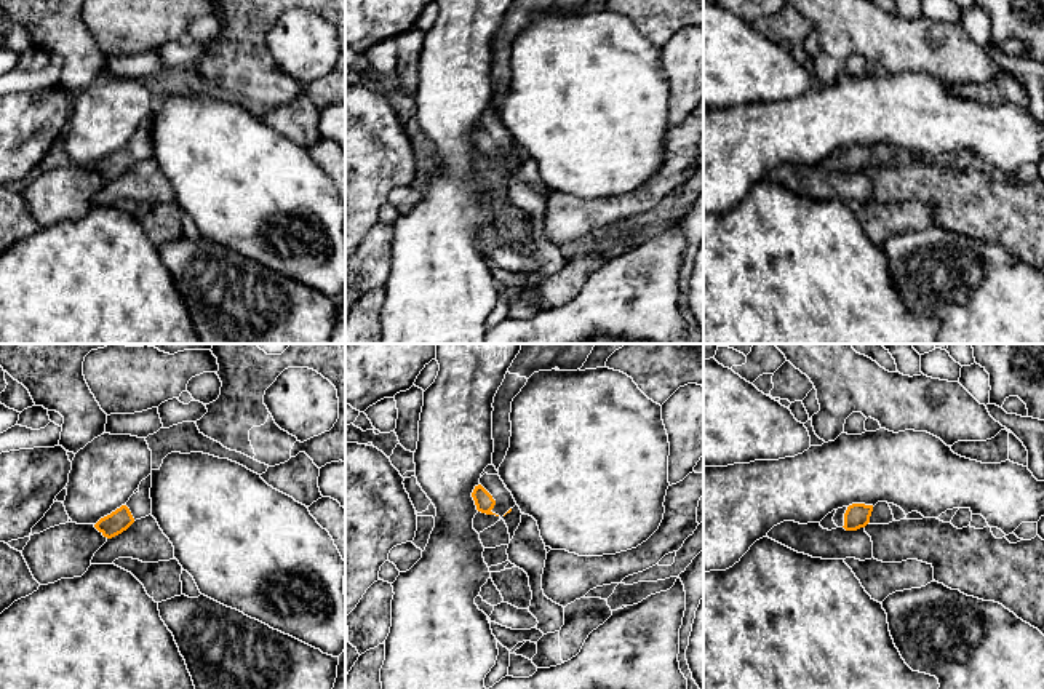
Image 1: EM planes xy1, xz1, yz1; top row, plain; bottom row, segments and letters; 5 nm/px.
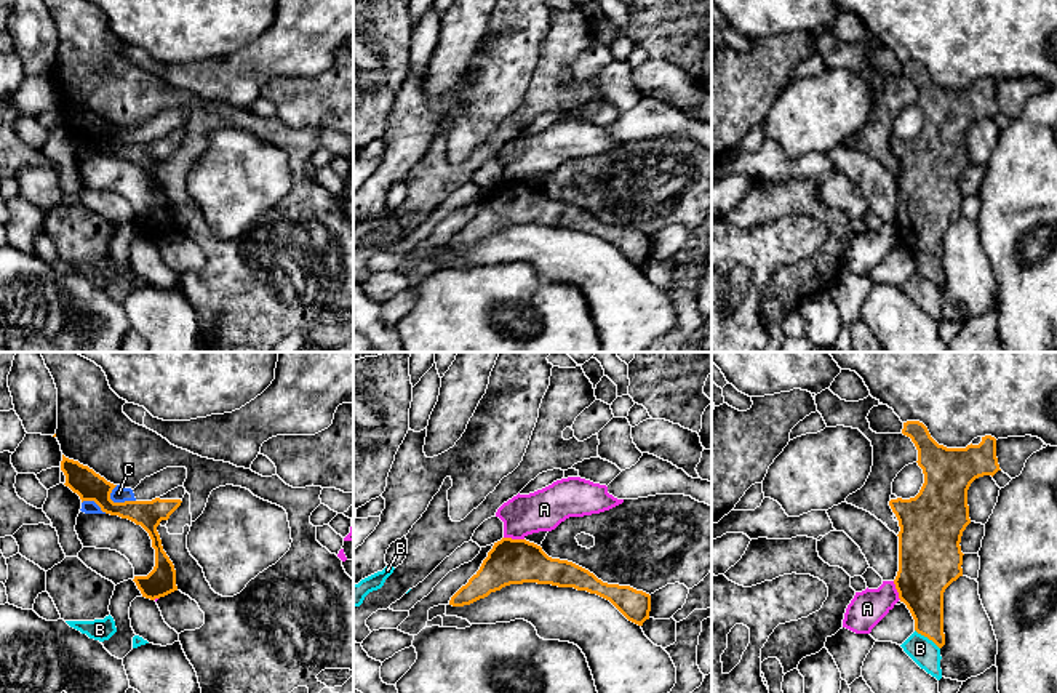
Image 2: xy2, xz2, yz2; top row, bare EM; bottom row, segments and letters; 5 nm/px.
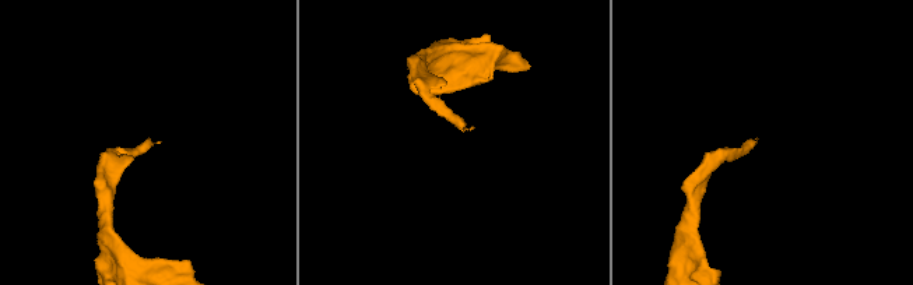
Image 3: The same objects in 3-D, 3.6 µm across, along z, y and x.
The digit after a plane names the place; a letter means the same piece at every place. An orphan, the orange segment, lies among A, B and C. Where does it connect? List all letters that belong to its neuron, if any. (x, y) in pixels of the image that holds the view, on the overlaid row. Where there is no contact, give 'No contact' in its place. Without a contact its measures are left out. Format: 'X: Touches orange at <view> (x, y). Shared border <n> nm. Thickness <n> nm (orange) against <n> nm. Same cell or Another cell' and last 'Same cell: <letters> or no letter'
A: Touches orange at xz2 (514, 540). Shared border 110 nm. Thickness 220 nm (orange) against 200 nm. Another cell
B: Touches orange at yz2 (928, 637). Shared border 160 nm. Thickness 220 nm (orange) against 140 nm. Another cell
C: Touches orange at xy2 (120, 503). Shared border 140 nm. Thickness 150 nm (orange) against 80 nm. Another cell
Same cell: no letter

